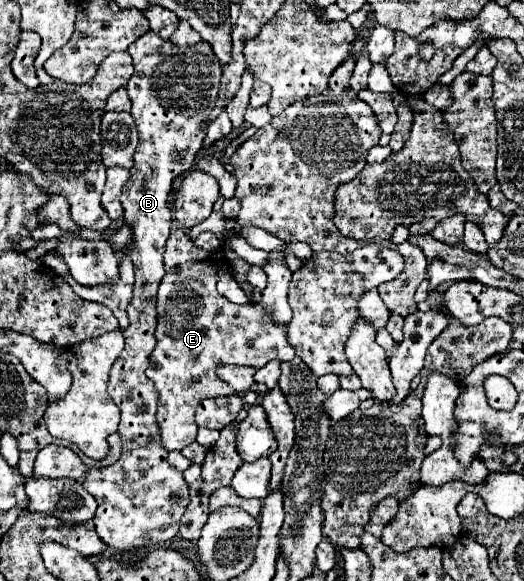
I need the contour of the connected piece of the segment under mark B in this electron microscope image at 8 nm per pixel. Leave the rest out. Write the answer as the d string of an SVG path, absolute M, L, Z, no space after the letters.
M148 31L128 47L128 53L132 55L134 75L128 81L126 89L128 89L128 95L132 99L132 111L130 113L136 121L140 145L138 145L136 155L134 155L132 187L122 189L120 201L124 207L124 223L130 225L132 237L134 237L130 257L132 257L134 269L136 269L136 283L134 283L134 291L132 291L132 301L126 309L128 319L130 319L128 329L124 329L126 345L124 345L124 351L118 355L116 363L112 365L110 387L108 387L112 401L122 411L122 419L120 419L120 427L118 427L118 433L122 435L122 457L106 469L94 469L94 467L86 467L79 456L74 451L70 451L68 447L48 445L38 453L38 457L34 461L34 477L74 479L96 499L96 503L98 503L98 509L94 515L96 533L108 547L112 547L118 553L138 551L138 549L156 549L156 547L162 547L160 543L168 543L168 541L176 539L180 517L184 515L184 511L190 503L188 485L186 485L182 473L176 471L166 461L168 451L162 447L160 429L156 423L158 391L156 391L154 383L146 377L144 371L148 369L150 355L156 347L156 337L154 337L156 323L158 323L156 321L156 293L158 293L158 285L164 277L162 255L164 255L166 241L168 241L170 227L172 227L172 197L170 197L172 181L178 175L186 173L194 165L196 153L202 149L202 141L204 141L204 133L206 133L206 127L202 127L202 123L218 99L218 87L220 87L220 77L222 77L220 61L216 59L212 47L204 41L198 45L176 47L176 45L160 39L160 35L156 35L154 31Z

